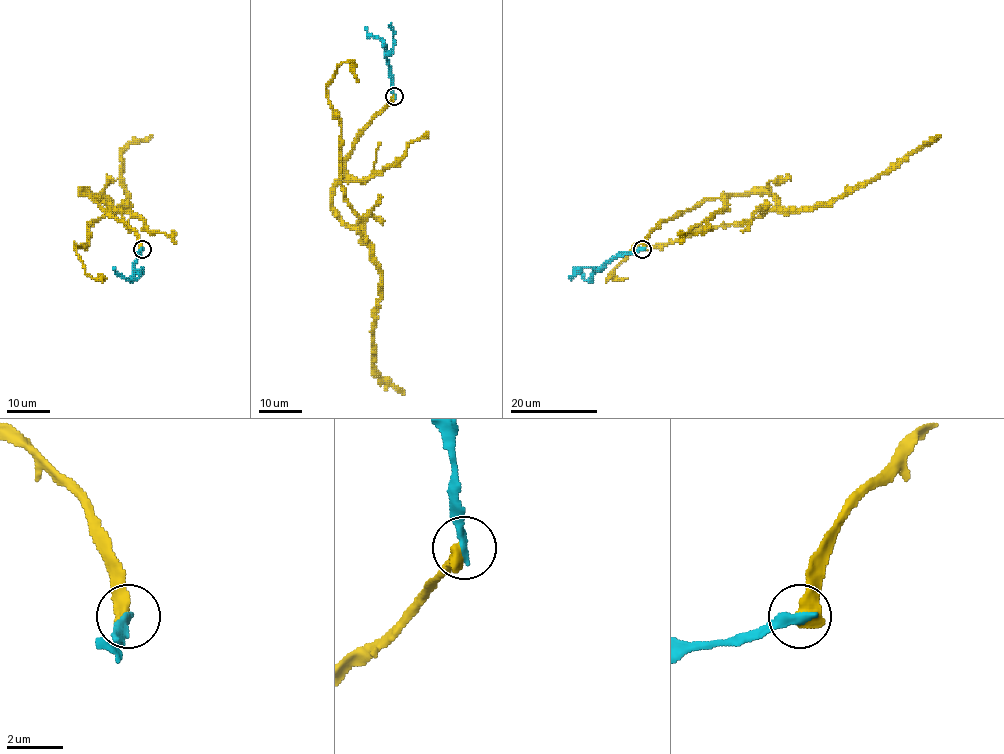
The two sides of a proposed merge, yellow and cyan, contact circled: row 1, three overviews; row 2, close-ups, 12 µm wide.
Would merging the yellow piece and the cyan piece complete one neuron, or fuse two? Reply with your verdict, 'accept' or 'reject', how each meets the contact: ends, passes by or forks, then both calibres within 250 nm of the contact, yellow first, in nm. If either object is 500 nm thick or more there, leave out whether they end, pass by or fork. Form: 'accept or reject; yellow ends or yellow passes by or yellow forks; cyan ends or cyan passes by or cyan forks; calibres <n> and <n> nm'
reject; calibres 600 and 320 nm

